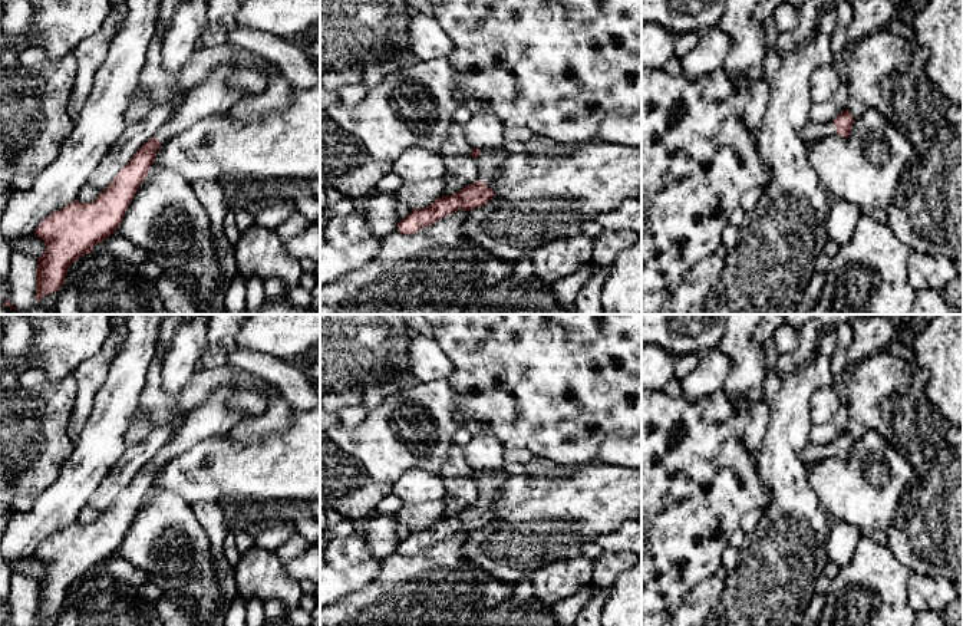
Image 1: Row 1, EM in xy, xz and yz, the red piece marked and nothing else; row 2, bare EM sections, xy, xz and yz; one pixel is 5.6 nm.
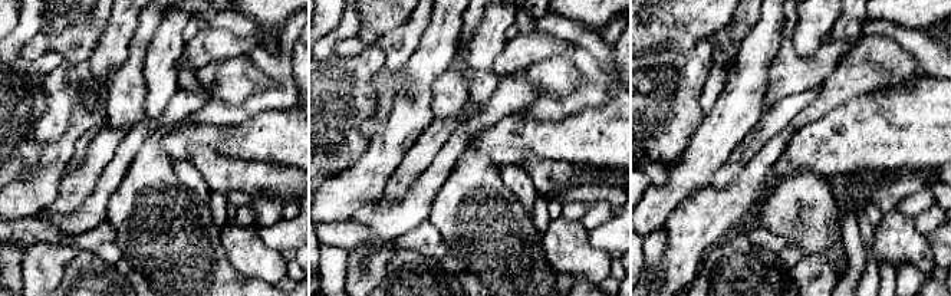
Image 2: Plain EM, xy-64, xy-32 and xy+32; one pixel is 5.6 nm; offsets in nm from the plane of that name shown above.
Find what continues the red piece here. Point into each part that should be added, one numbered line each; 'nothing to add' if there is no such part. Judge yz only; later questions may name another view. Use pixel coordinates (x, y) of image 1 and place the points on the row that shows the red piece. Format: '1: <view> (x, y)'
1: yz (811, 132)

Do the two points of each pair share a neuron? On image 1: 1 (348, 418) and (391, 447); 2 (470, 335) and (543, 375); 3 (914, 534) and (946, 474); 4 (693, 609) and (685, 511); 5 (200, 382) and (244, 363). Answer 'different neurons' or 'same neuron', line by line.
1: different neurons
2: same neuron
3: same neuron
4: different neurons
5: different neurons

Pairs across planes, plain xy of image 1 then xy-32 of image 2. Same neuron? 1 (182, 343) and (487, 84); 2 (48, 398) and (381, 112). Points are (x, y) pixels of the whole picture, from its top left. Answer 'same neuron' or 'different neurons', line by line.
1: same neuron
2: different neurons

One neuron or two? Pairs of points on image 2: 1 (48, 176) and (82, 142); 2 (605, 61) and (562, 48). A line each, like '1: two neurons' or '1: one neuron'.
1: two neurons
2: two neurons

